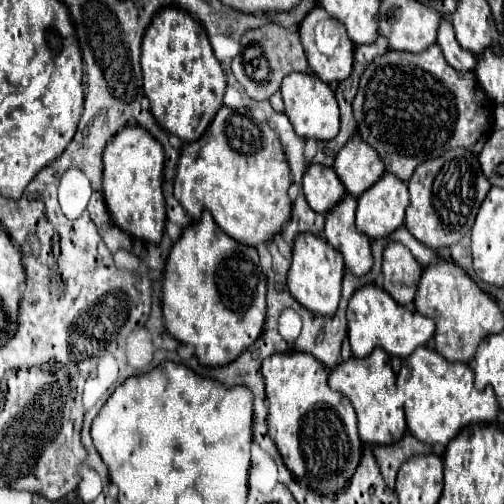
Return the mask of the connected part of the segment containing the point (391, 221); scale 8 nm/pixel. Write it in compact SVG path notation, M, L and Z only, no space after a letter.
M386 172L372 188L358 196L356 228L370 240L386 238L404 224L404 212L410 204L406 182Z

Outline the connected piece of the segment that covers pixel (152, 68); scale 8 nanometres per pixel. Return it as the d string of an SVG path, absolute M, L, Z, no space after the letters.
M182 8L160 10L142 38L142 84L156 122L182 142L198 140L222 106L226 74L212 52L204 26Z

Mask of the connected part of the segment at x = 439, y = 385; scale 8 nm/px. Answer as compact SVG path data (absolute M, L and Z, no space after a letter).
M426 346L414 350L414 354L402 362L396 386L406 396L404 412L410 434L430 446L446 446L468 424L492 424L500 410L490 386L482 392L474 388L474 372L468 364L448 362L436 350Z

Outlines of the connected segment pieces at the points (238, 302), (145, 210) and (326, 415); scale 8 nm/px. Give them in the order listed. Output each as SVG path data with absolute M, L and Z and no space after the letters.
M204 210L200 222L188 226L172 246L164 268L162 294L166 330L176 340L190 344L202 366L228 366L262 334L266 318L266 276L258 264L258 252L256 248L234 242L234 238L214 222L208 210Z
M128 126L118 132L104 152L104 180L102 194L110 220L126 234L158 244L166 224L166 204L162 196L162 170L164 148L162 144L140 126Z
M274 354L262 364L262 376L268 398L268 434L286 468L316 494L332 496L344 490L362 460L352 404L328 386L324 366L310 354Z

